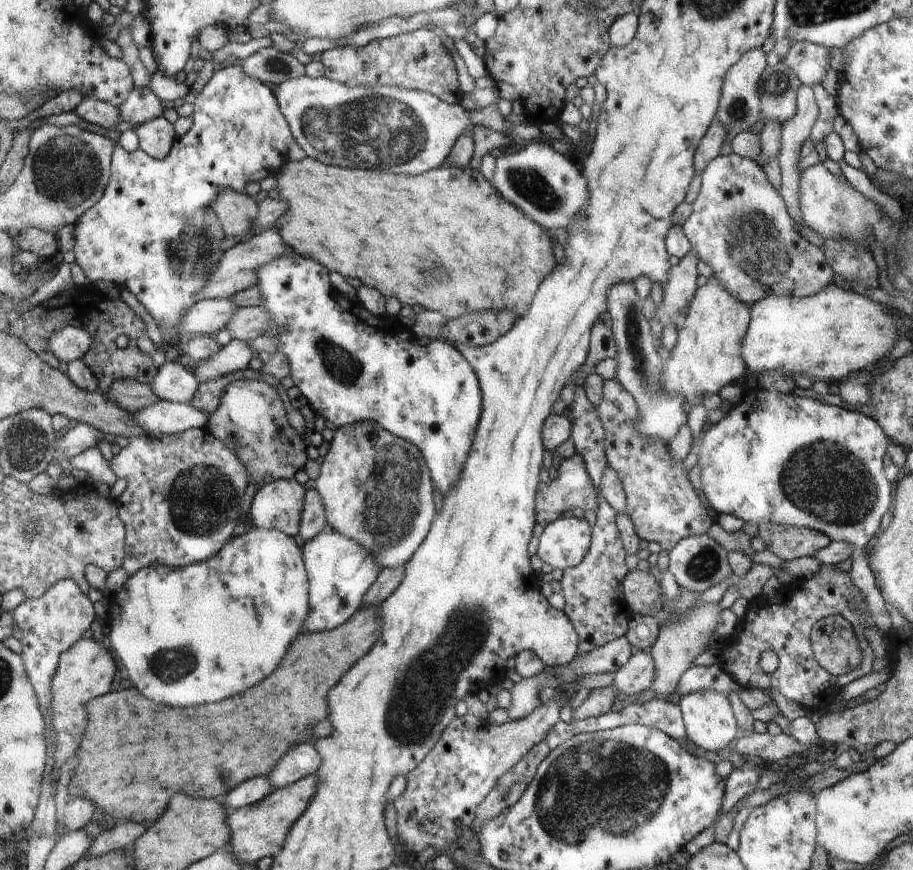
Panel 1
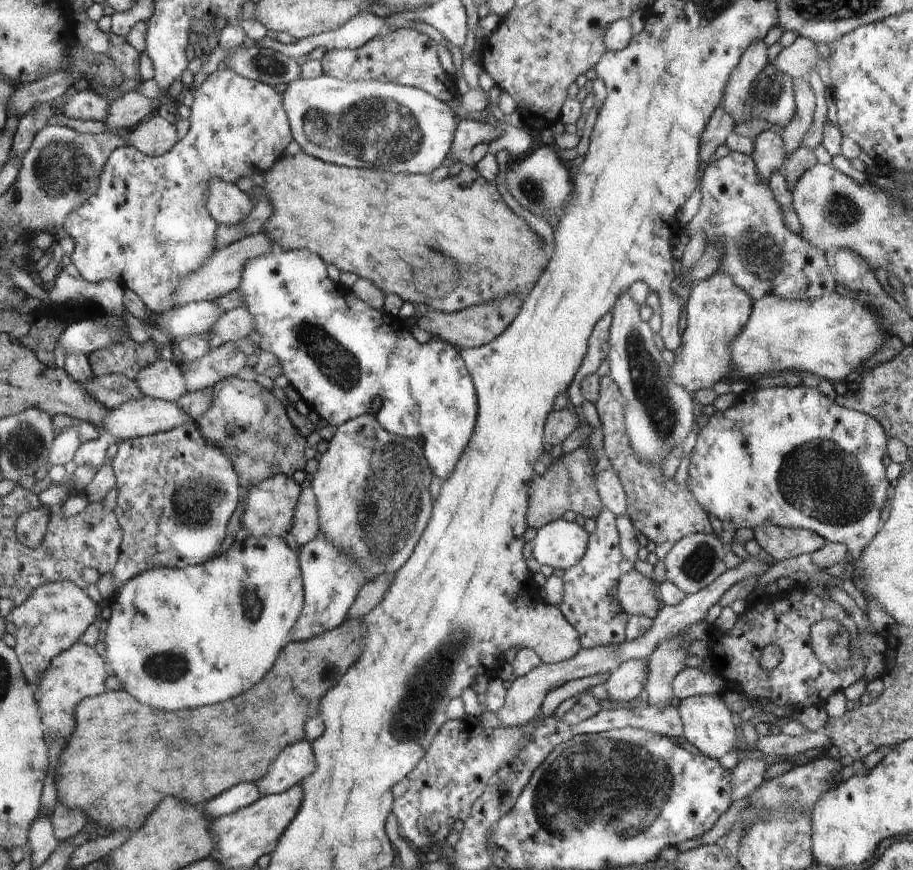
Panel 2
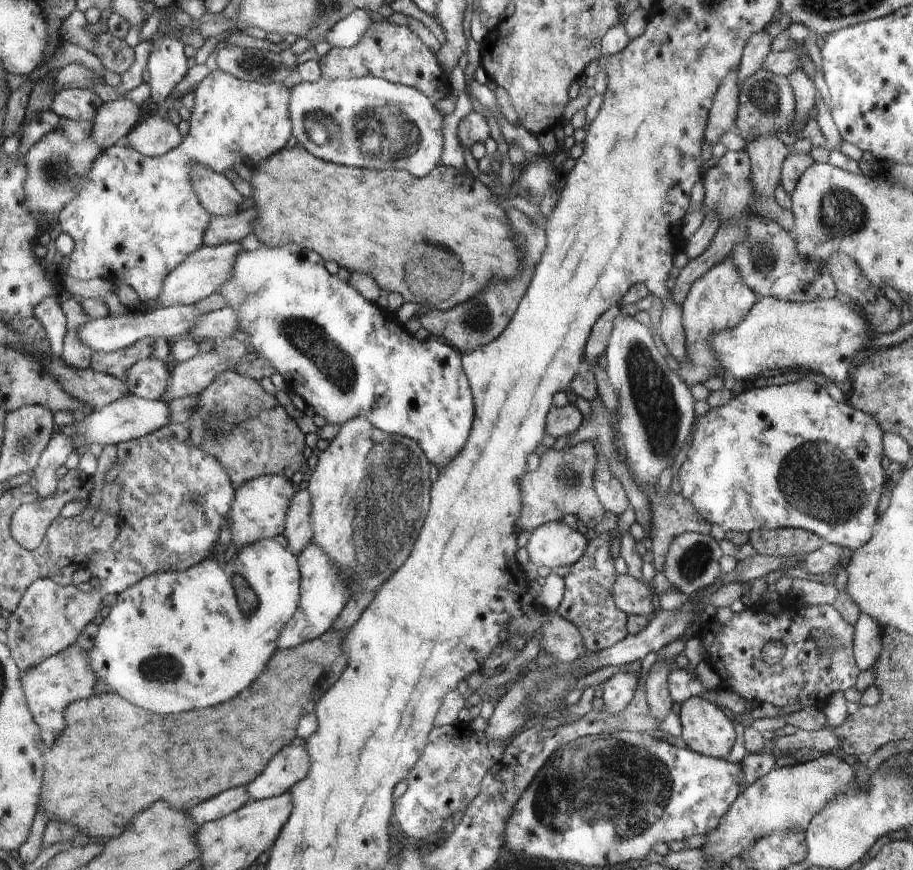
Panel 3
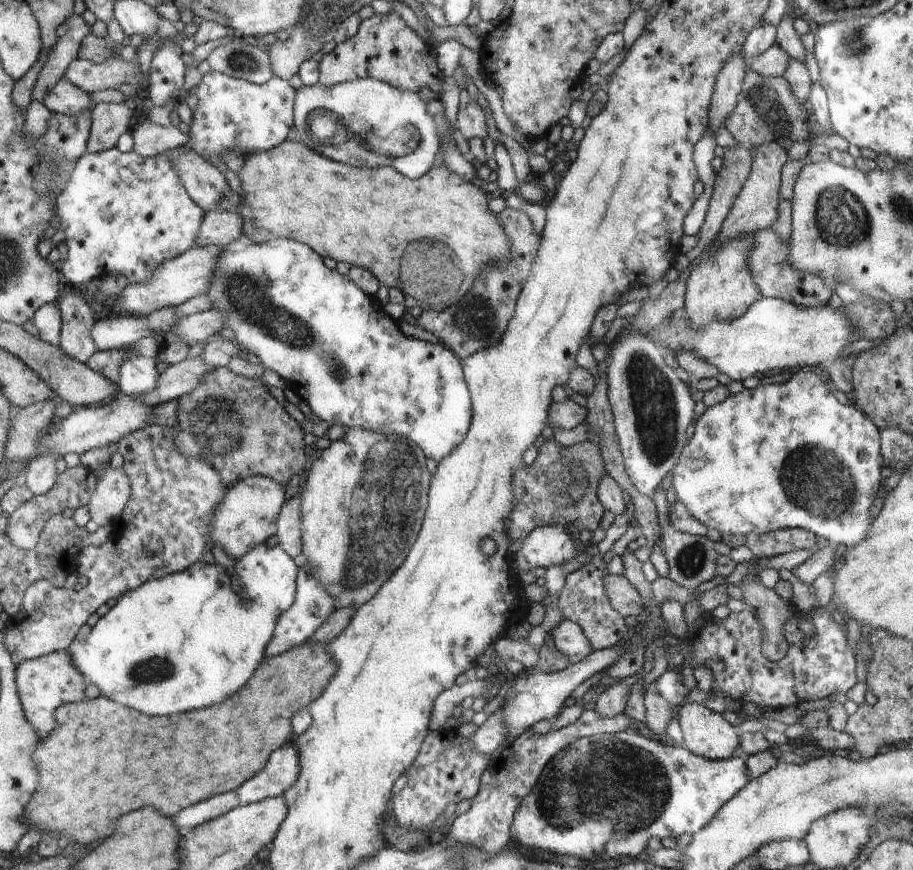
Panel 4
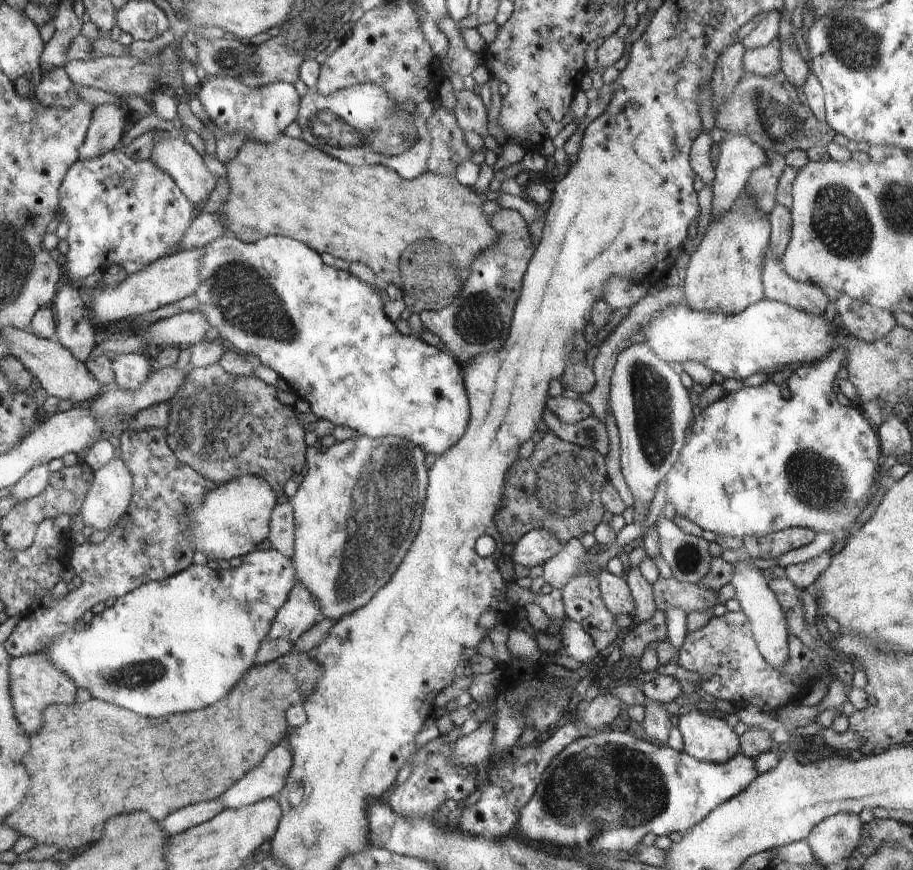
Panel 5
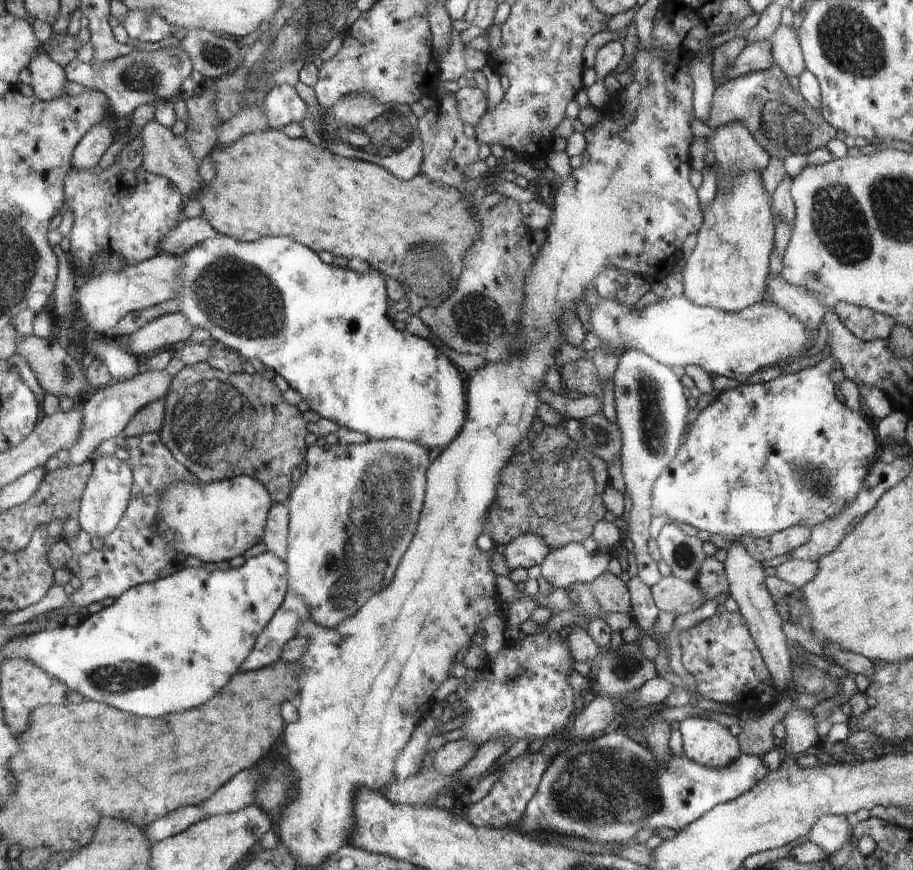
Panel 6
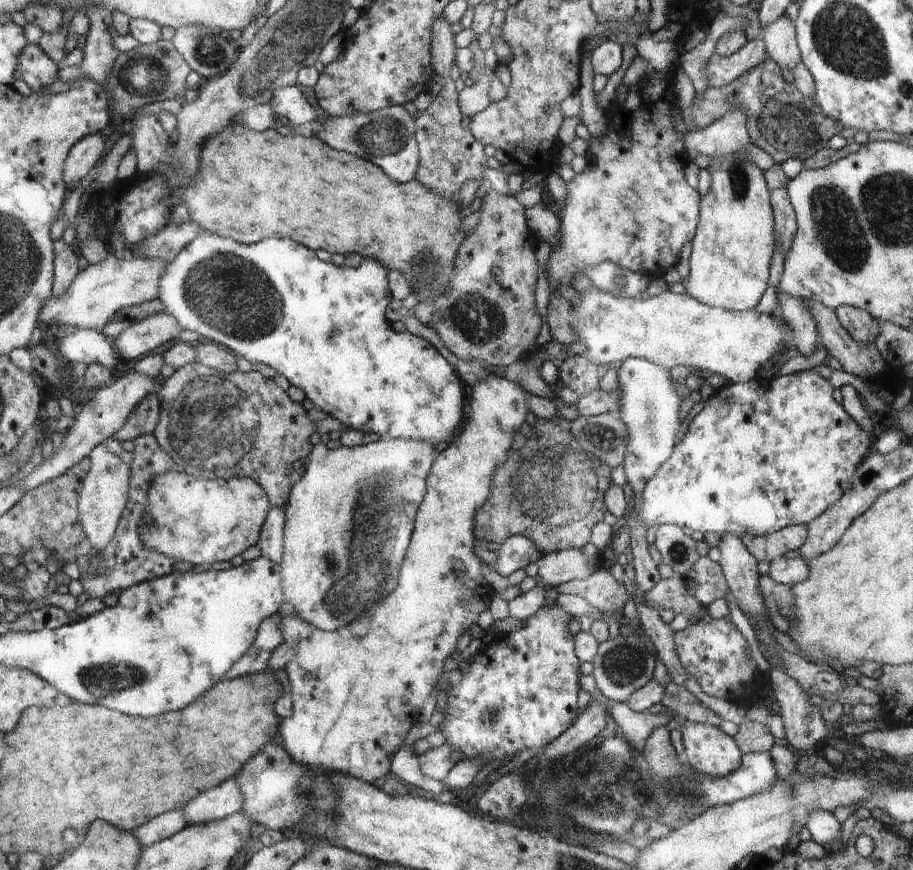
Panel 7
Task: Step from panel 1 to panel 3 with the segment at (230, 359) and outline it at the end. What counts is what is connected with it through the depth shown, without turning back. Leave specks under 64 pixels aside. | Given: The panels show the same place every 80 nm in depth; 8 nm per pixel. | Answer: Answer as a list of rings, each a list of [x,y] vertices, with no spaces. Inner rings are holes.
[[[210,351],[207,354],[196,354],[193,358],[178,364],[171,364],[169,392],[162,396],[162,402],[186,396],[197,396],[206,390],[212,380],[225,371],[234,371],[236,360],[224,360]]]

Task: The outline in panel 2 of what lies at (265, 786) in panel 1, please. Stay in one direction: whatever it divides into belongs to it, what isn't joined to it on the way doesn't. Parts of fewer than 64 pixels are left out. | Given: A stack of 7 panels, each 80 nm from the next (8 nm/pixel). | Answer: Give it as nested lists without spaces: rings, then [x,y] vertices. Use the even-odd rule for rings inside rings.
[[[255,782],[238,784],[238,788],[229,788],[218,800],[210,800],[204,804],[208,820],[214,820],[222,815],[236,812],[245,806],[256,802],[263,794]]]

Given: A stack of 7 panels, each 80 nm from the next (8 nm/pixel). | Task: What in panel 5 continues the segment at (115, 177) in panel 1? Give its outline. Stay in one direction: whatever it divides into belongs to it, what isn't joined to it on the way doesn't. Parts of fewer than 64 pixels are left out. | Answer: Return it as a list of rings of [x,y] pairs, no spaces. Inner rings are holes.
[[[207,76],[200,83],[196,97],[202,103],[208,118],[222,134],[244,132],[246,139],[273,143],[296,120],[300,110],[300,98],[292,83],[274,81],[261,87],[248,86],[236,77]],[[112,150],[89,159],[79,158],[70,169],[61,188],[61,214],[70,226],[66,273],[72,282],[80,285],[96,270],[106,273],[111,264],[122,266],[131,275],[177,252],[184,243],[190,223],[196,219],[198,208],[181,191],[177,181],[158,167],[154,160],[136,160],[123,150]]]

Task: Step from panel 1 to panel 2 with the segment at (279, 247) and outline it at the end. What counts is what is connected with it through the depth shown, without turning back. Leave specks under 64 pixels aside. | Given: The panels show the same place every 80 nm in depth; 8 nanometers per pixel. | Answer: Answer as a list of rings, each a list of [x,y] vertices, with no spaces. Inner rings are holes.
[[[260,232],[237,240],[226,248],[215,250],[200,271],[179,283],[175,289],[175,306],[194,301],[216,301],[229,292],[236,291],[241,286],[245,264],[259,256],[268,256],[274,251],[274,246],[273,240],[265,232]]]

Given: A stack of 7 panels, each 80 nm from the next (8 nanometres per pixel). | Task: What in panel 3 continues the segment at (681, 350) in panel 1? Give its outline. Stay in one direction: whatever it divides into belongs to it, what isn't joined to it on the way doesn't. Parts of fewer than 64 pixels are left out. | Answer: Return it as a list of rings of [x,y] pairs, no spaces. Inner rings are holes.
[[[731,257],[722,260],[720,264],[714,264],[704,276],[692,282],[690,291],[680,308],[683,312],[682,325],[688,362],[681,364],[678,372],[682,372],[682,381],[685,384],[690,384],[692,387],[716,375],[714,368],[717,366],[717,356],[710,348],[710,336],[724,328],[738,327],[738,324],[749,315],[754,304],[757,304],[758,299],[757,293],[742,280],[741,270]]]

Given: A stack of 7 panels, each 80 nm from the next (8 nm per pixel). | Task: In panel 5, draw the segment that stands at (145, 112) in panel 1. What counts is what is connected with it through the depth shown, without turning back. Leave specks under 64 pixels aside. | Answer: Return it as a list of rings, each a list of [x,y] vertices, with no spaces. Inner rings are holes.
[[[118,103],[97,105],[89,124],[85,144],[80,148],[80,158],[89,159],[116,148],[124,136],[125,117],[128,113]]]

